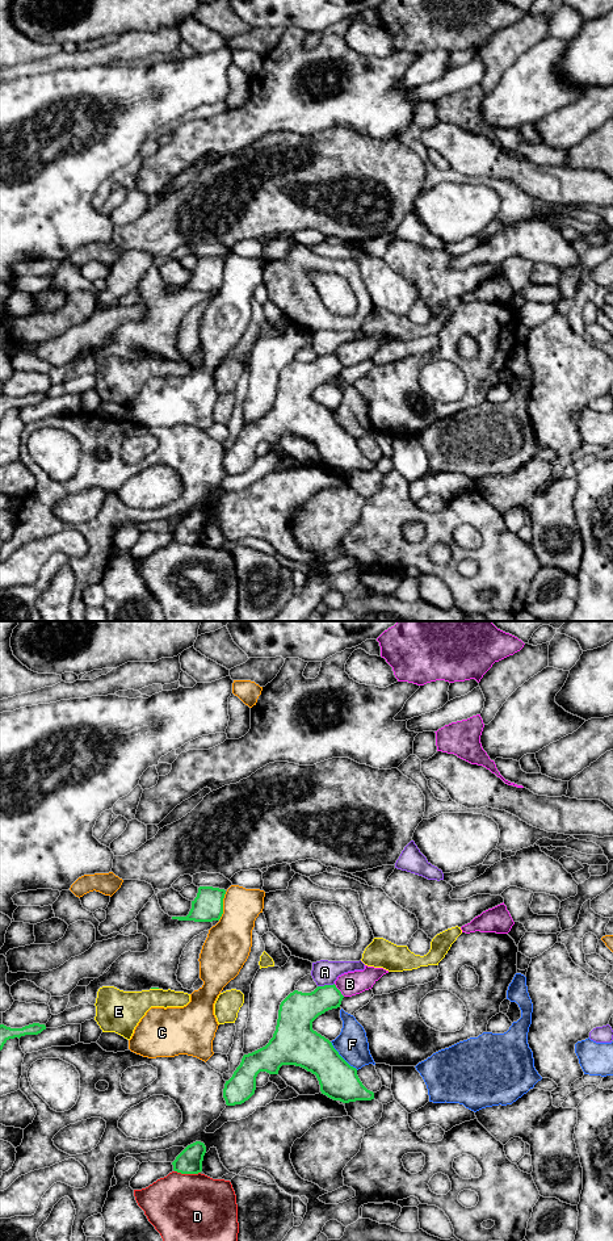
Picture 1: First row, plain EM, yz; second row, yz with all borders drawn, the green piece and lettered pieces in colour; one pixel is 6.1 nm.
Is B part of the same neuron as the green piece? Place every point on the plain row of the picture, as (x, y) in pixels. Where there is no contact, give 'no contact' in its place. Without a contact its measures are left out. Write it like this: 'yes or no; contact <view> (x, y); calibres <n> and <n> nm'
no; contact yz (339, 360); calibres 190 and 150 nm

